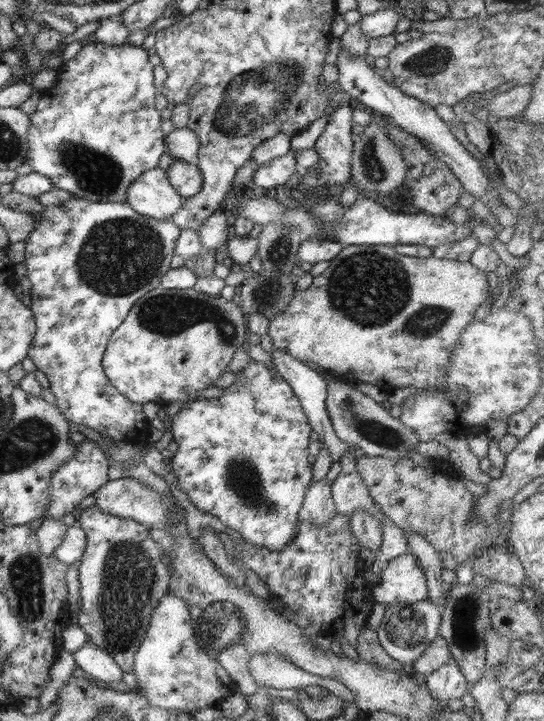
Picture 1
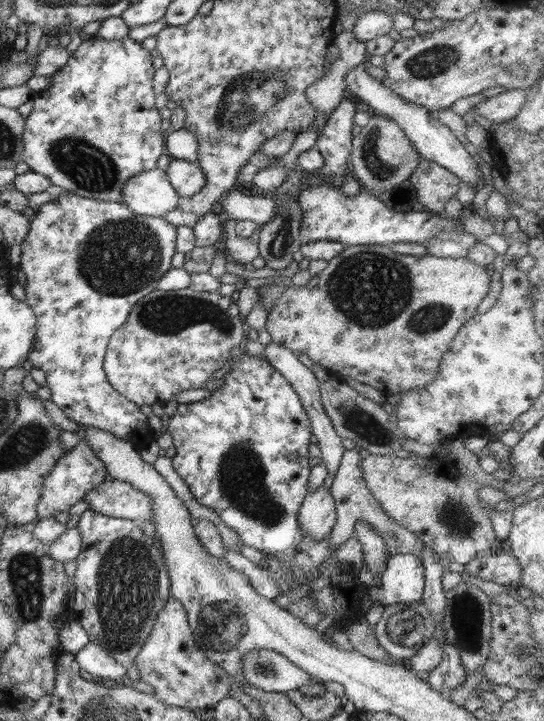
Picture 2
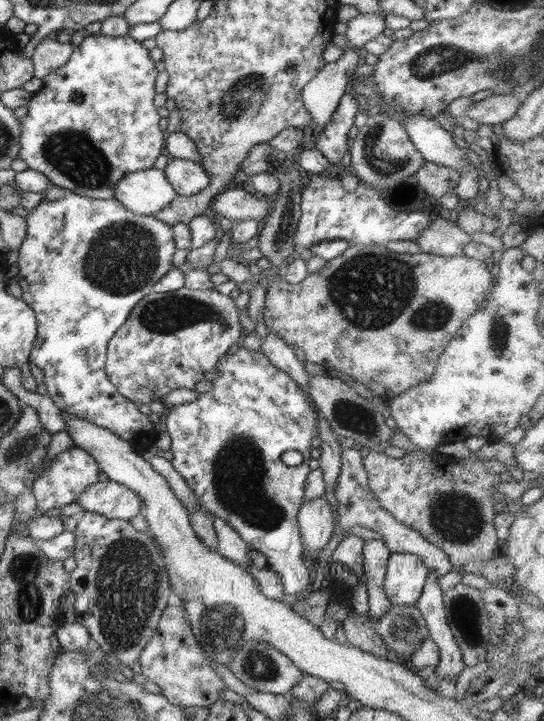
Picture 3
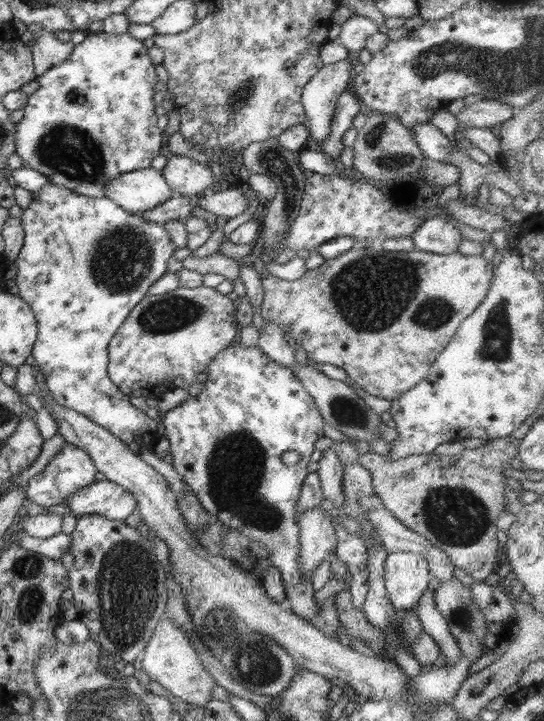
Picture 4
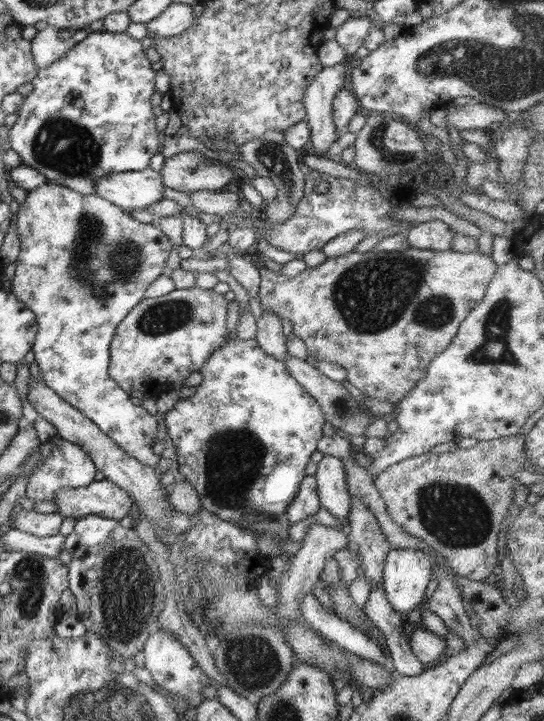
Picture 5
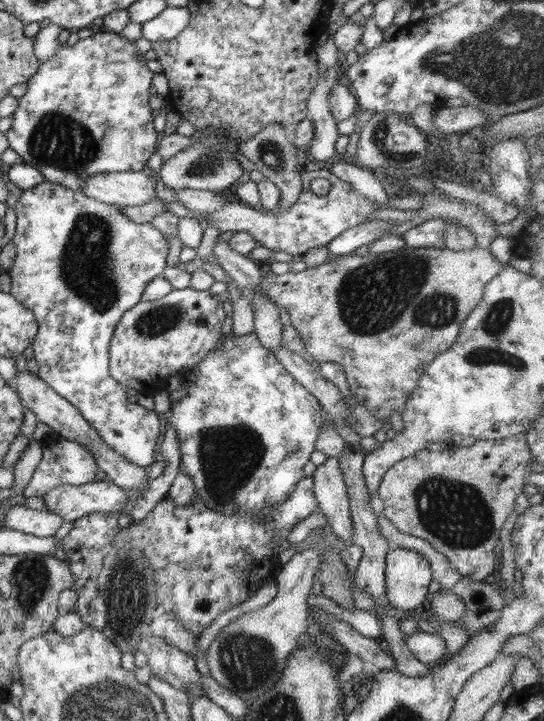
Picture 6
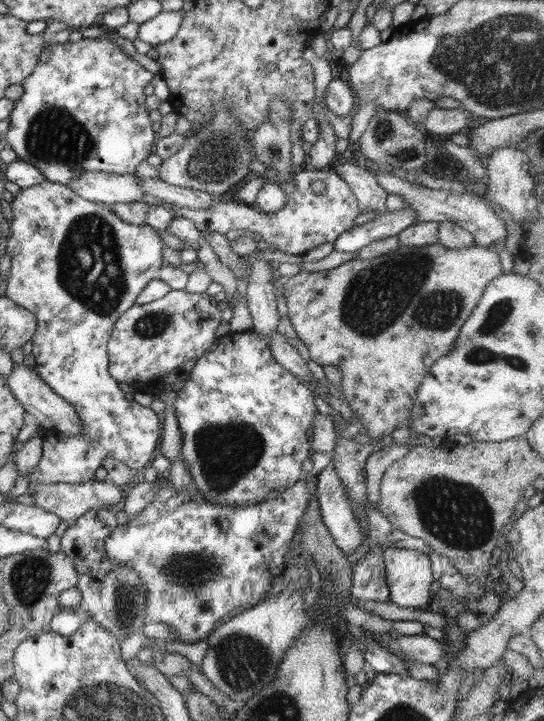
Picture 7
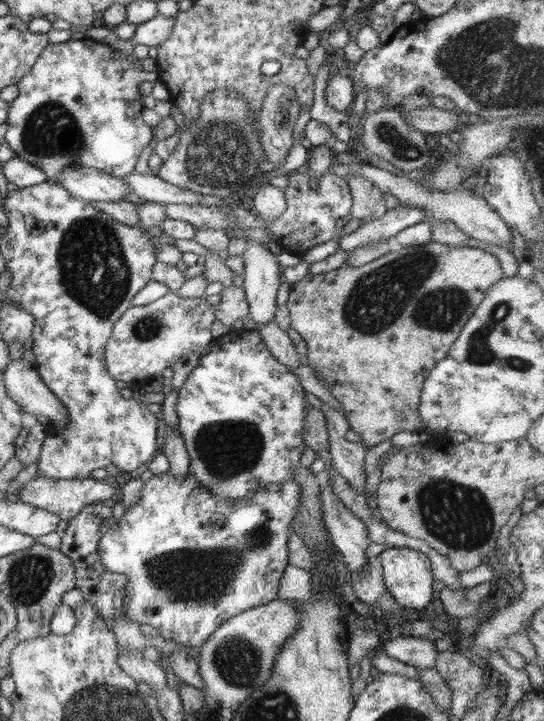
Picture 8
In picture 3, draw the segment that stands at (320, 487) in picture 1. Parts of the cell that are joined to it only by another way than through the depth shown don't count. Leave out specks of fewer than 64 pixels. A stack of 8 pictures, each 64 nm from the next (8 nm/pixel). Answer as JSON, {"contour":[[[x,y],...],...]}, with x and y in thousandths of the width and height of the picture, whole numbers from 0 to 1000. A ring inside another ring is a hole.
{"contour":[[[599,688],[557,696],[546,713],[546,725],[566,771],[588,768],[614,742],[610,702]]]}

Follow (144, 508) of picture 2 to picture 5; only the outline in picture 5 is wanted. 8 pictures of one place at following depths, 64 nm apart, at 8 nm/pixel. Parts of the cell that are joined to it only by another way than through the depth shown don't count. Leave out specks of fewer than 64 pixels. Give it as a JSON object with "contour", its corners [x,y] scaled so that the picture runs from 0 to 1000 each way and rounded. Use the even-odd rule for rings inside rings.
{"contour":[[[175,666],[156,675],[119,677],[99,684],[99,699],[119,718],[162,714],[221,723],[248,710],[244,691],[200,666]]]}

